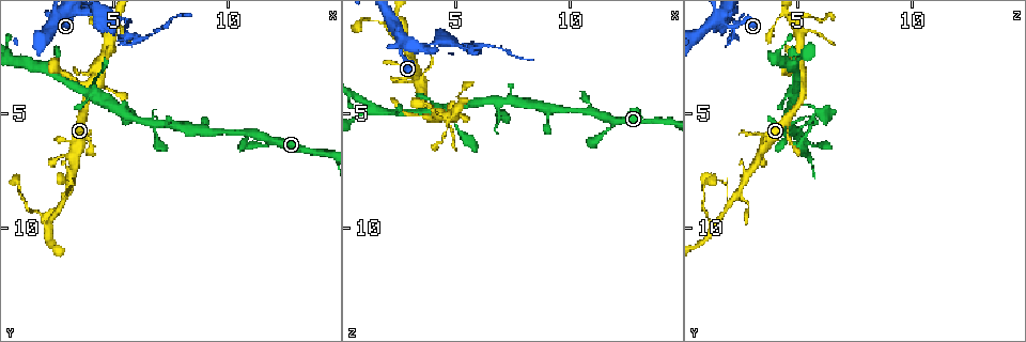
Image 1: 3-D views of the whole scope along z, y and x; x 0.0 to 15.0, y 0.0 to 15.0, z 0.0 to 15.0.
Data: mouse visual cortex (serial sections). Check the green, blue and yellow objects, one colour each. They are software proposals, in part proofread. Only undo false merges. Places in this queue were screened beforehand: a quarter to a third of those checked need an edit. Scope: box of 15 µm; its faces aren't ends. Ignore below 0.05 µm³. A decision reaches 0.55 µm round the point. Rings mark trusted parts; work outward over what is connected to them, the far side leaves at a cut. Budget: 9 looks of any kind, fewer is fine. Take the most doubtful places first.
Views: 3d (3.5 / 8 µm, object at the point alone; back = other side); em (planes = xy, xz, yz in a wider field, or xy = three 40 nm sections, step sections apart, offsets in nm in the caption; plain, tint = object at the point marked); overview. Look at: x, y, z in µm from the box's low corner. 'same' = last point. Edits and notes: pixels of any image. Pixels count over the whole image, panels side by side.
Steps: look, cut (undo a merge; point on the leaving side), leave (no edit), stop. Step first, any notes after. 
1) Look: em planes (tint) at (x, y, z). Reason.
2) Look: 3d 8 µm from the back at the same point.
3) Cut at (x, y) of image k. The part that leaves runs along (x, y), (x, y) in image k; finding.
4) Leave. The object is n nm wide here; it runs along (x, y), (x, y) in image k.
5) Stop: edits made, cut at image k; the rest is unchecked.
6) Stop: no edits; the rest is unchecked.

Look: em planes (tint) at (6.9, 5.2, 5.5). Sharp bend.

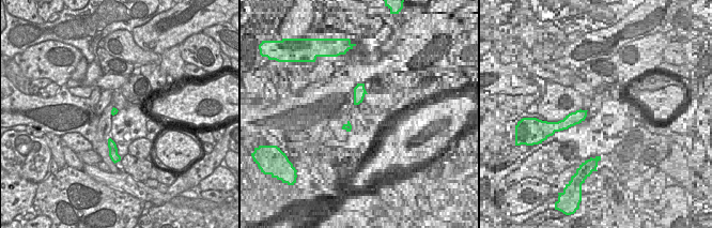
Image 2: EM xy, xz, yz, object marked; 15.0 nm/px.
Look: 3d 3.5 µm at the same point. See where the arms go.

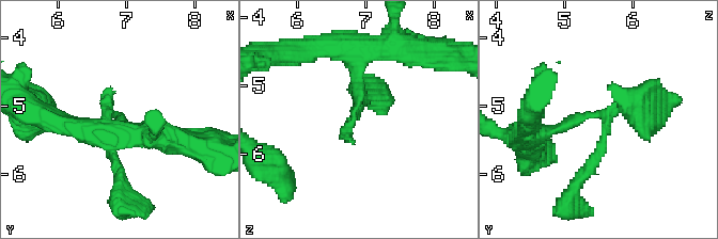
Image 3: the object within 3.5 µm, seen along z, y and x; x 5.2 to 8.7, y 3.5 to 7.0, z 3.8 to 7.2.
Leave. It runs along (527, 132), (604, 116), (604, 146), (587, 172) in image 3; one cell here.

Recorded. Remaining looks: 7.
Look: 3d 3.5 µm at (3.9, 3.8, 5.2). Four arms meet.

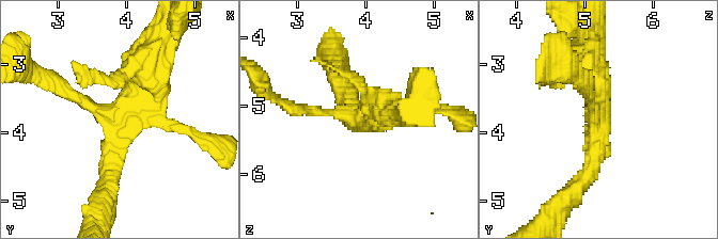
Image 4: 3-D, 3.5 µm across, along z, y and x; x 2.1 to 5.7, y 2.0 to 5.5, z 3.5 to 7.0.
Look: em planes (tint) at (3.90, 3.75, 5.20). 4 arms meet here; the arms are 150, 150, 300, 450 nm wide; shape alone is not enough.

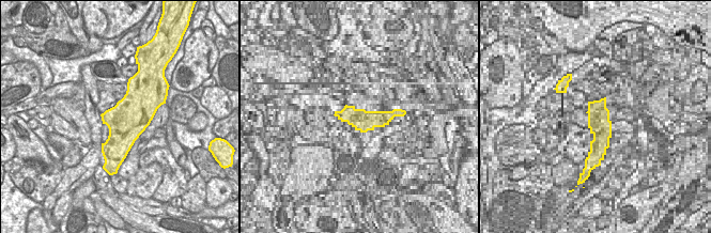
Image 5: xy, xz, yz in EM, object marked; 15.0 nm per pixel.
Leave. The object is 600 nm wide here; it runs along (110, 182), (110, 146), (150, 54) in image 4; one cell here.

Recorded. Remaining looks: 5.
Look: 3d 8 µm at (4.8, 1.4, 5.2). Branch point.

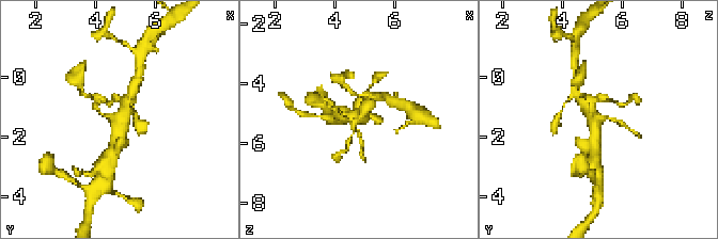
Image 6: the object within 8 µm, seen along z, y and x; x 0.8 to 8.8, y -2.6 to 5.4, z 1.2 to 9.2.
Look: 3d 3.5 µm at (4.9, 1.5, 5.1).

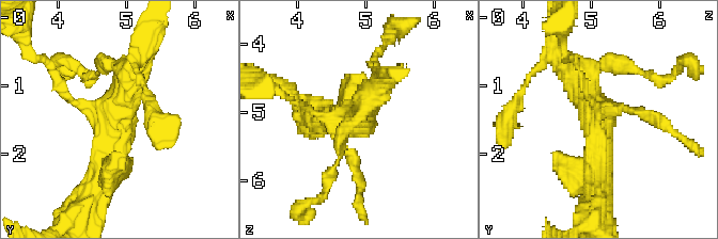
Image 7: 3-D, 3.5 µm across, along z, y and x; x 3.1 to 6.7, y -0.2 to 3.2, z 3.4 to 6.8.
Look: em planes (tint) at (4.85, 1.40, 5.10).

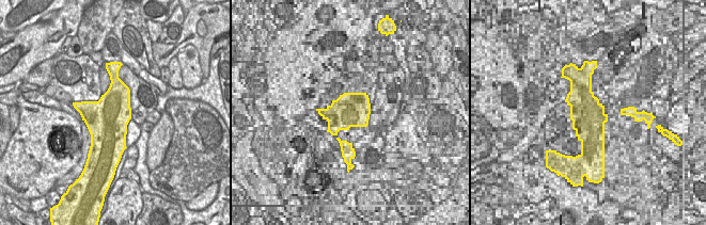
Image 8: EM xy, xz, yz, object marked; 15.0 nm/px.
Leave. It runs along (97, 186), (137, 61) in image 7; one cell here.

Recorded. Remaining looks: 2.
Look: 3d 8 µm at (2.8, 8.8, 2.1). Sudden change in width.

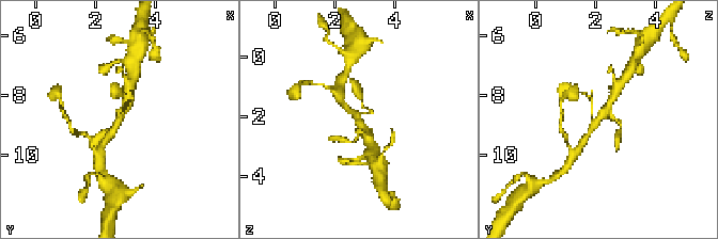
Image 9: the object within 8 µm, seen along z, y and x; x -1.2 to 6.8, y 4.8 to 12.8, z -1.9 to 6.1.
Look: em xy step 2 (tint) at (2.8, 8.9, 2.0). 3 arms meet here; the arms are 100, 200, 250 nm wide.

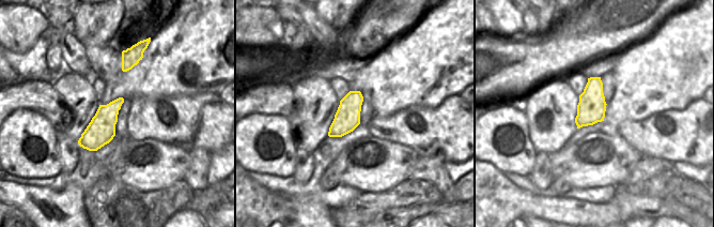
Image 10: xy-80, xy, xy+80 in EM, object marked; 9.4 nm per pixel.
Leave. It runs along (613, 96), (582, 144) in image 9; all the same cell.

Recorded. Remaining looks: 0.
Stop: no edits; the rest is unchecked.

